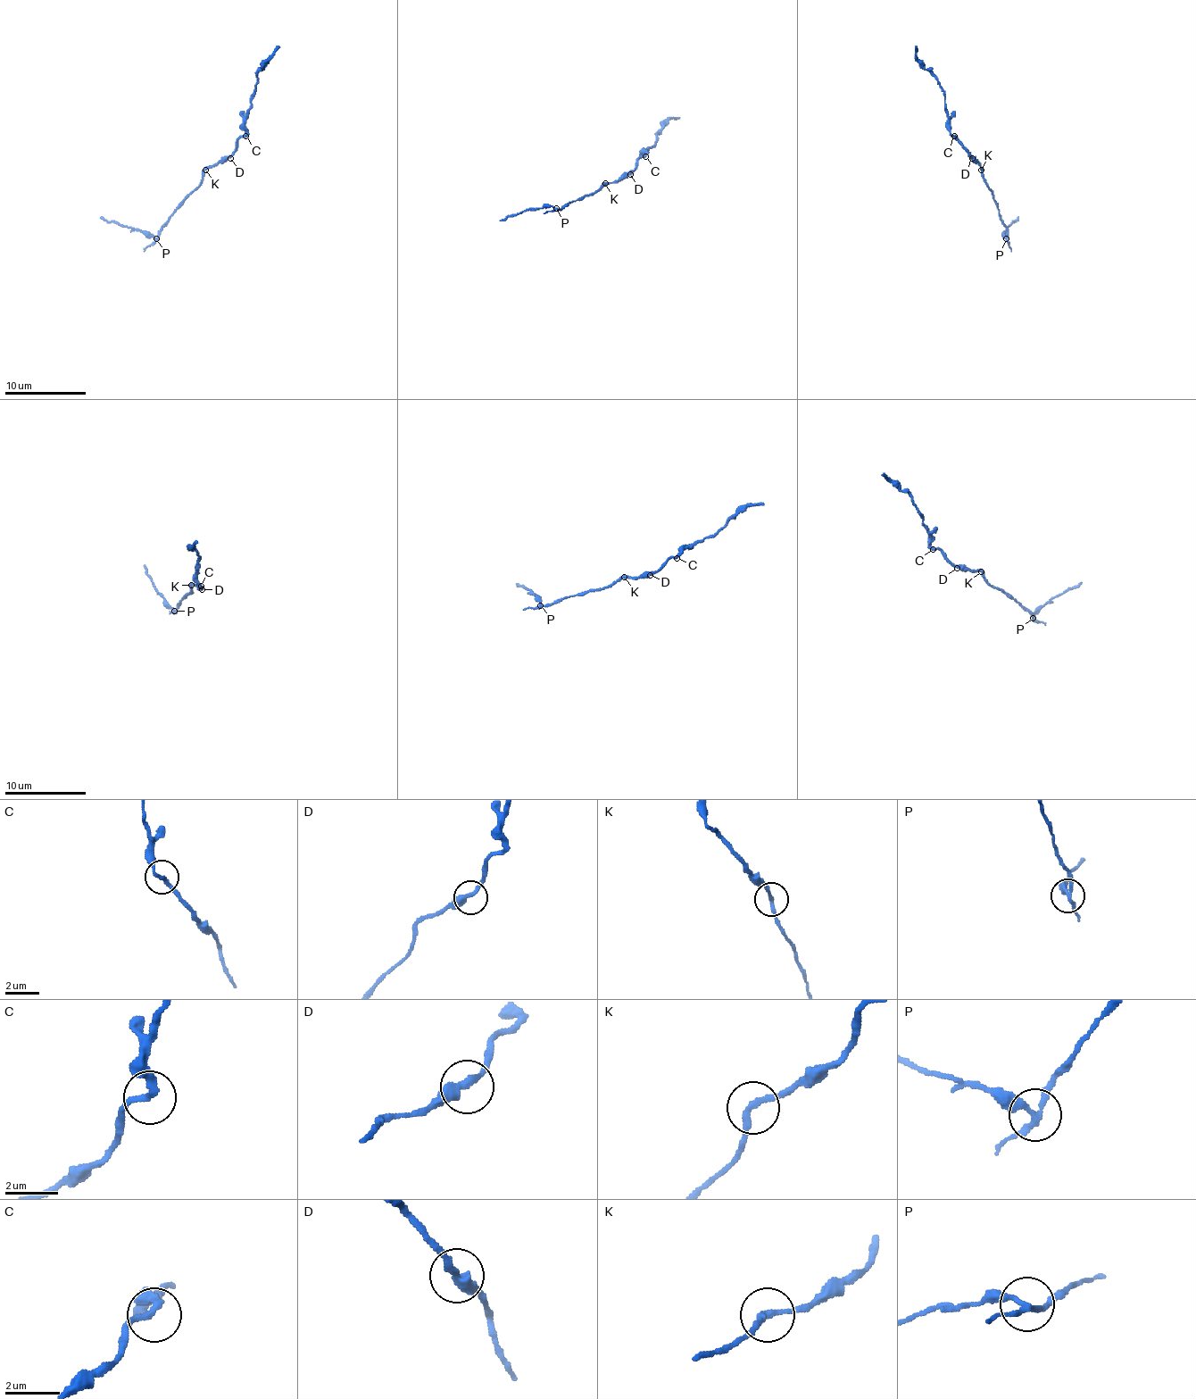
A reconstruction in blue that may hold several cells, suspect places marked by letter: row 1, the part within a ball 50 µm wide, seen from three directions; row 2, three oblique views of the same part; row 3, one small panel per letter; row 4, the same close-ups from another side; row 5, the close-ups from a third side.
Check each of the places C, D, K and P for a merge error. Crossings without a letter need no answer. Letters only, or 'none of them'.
P

